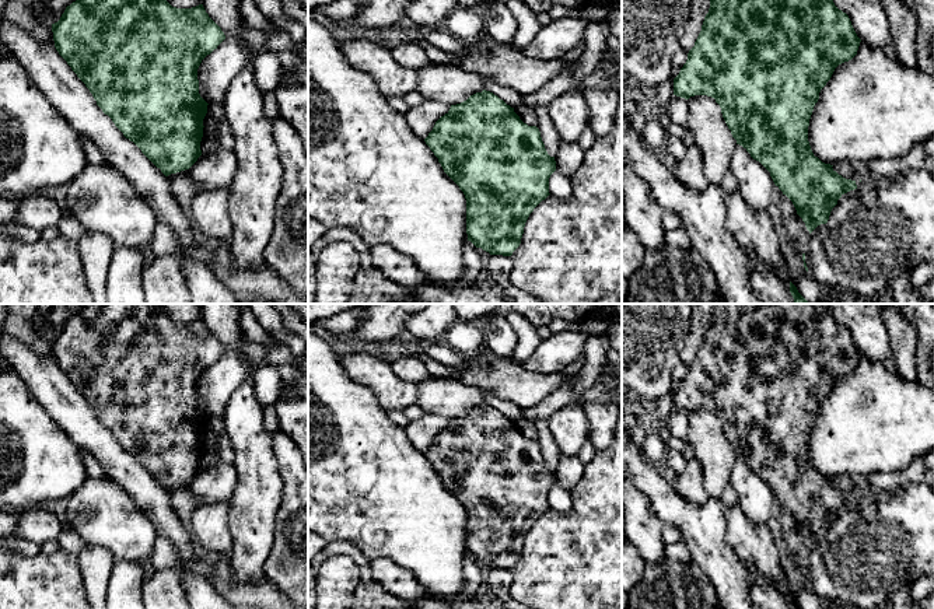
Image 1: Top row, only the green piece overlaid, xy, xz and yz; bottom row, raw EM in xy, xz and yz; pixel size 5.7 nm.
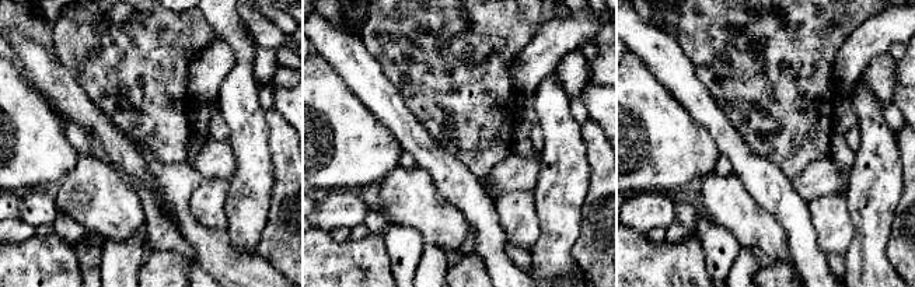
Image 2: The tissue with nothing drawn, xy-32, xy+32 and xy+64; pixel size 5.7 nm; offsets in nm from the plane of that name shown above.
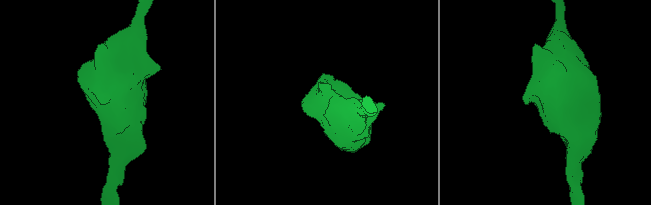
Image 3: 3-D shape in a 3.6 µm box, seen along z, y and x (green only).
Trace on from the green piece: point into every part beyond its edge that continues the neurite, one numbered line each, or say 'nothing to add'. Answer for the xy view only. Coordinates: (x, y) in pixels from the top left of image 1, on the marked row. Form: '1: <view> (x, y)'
nothing to add

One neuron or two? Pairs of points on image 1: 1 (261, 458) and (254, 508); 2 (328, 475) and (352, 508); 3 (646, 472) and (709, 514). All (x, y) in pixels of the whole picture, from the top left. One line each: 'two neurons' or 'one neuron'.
1: one neuron
2: one neuron
3: one neuron

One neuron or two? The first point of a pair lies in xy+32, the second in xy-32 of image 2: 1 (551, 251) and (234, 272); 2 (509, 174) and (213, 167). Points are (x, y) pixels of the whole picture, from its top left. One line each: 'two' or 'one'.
1: two
2: one

